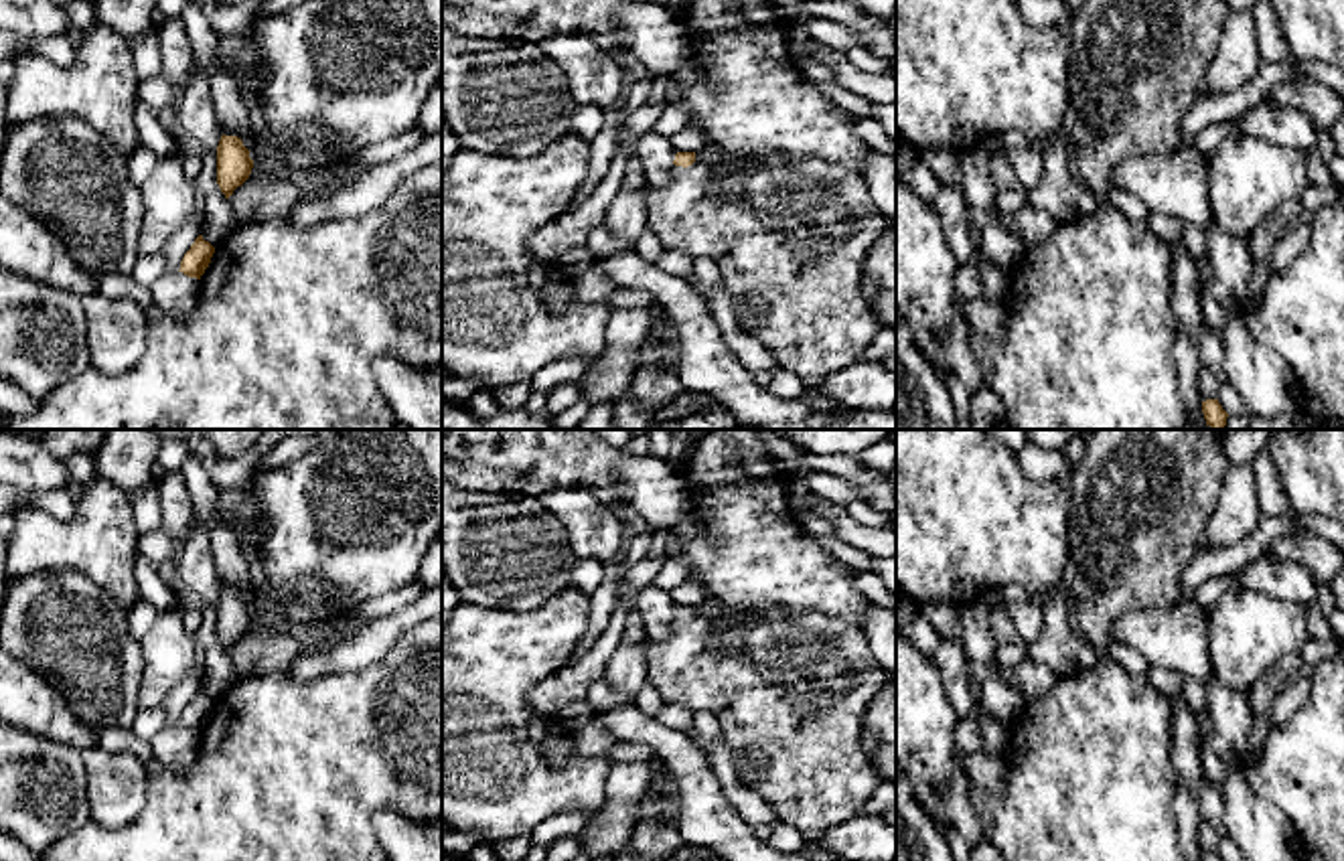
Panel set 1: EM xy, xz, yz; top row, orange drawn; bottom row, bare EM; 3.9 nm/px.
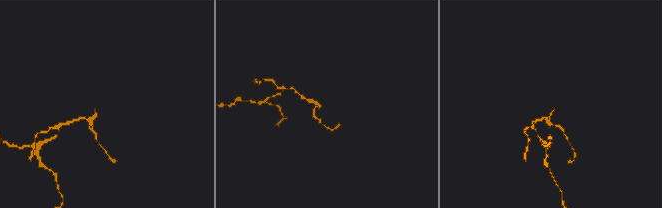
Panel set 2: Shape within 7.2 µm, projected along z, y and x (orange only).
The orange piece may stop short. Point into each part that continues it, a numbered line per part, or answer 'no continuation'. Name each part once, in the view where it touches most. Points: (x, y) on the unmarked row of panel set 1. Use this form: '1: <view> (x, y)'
1: xz (793, 685)

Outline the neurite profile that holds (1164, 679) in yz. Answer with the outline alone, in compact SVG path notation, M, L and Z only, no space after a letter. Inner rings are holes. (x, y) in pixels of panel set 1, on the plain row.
M1149 667L1149 673L1147 673L1147 679L1151 681L1151 685L1170 695L1170 697L1178 697L1182 695L1182 689L1184 689L1184 677L1170 671L1170 669L1164 669L1164 667Z

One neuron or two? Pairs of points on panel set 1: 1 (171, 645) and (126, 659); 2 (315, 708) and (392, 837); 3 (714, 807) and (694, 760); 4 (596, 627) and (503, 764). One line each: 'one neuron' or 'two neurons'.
1: two neurons
2: two neurons
3: one neuron
4: two neurons

